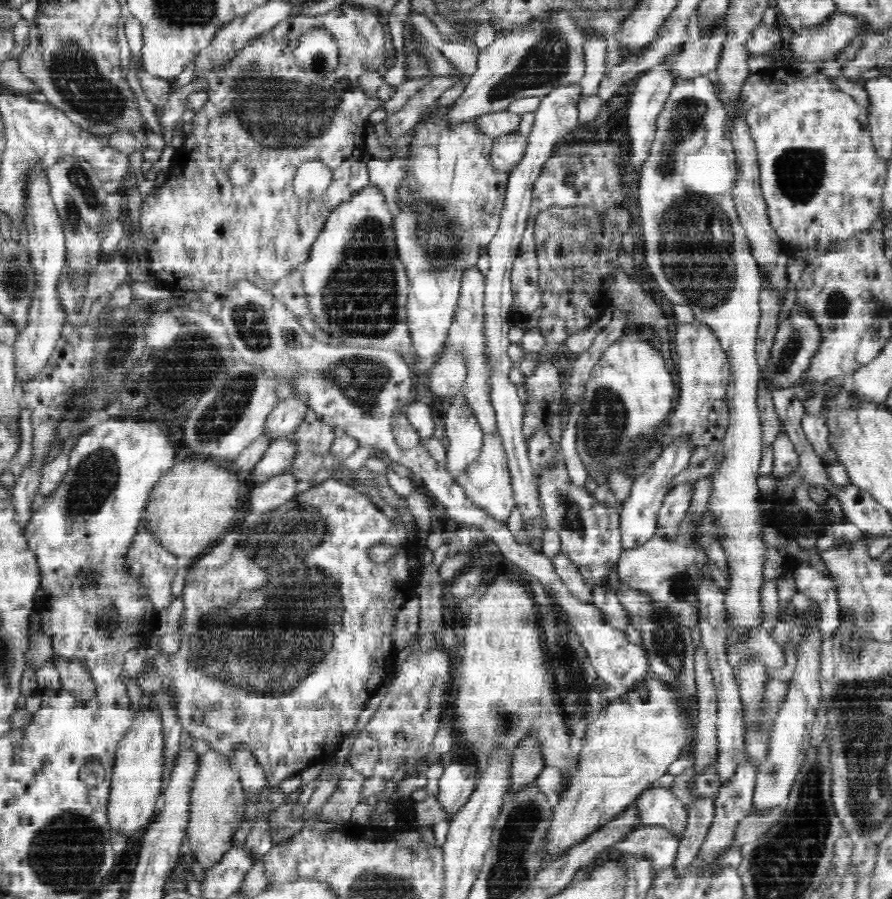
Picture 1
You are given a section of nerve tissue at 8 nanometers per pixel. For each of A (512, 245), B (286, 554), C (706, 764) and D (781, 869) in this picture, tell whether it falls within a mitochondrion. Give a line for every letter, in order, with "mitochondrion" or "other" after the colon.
A: other
B: mitochondrion
C: other
D: mitochondrion

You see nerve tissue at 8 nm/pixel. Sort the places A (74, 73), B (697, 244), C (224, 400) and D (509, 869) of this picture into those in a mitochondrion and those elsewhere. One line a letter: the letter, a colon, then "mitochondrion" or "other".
A: mitochondrion
B: mitochondrion
C: mitochondrion
D: mitochondrion

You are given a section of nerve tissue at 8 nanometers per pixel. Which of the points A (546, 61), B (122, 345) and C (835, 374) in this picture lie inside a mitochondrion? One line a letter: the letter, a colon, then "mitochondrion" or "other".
A: mitochondrion
B: mitochondrion
C: other

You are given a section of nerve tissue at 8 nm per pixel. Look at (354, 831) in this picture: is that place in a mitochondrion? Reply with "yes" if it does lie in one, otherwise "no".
no

